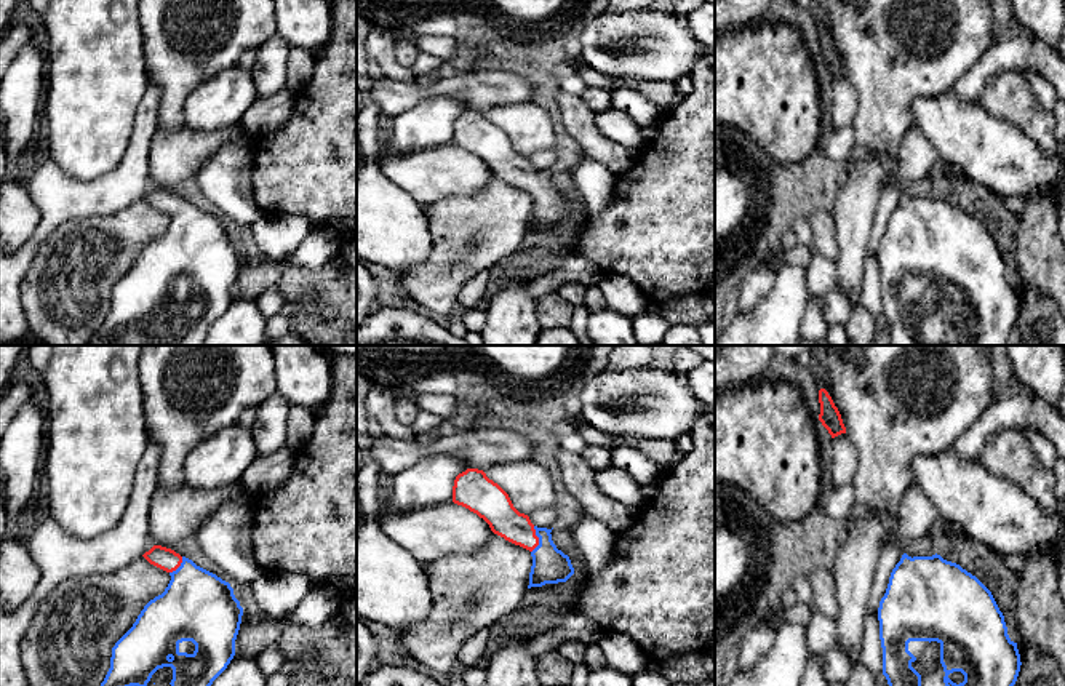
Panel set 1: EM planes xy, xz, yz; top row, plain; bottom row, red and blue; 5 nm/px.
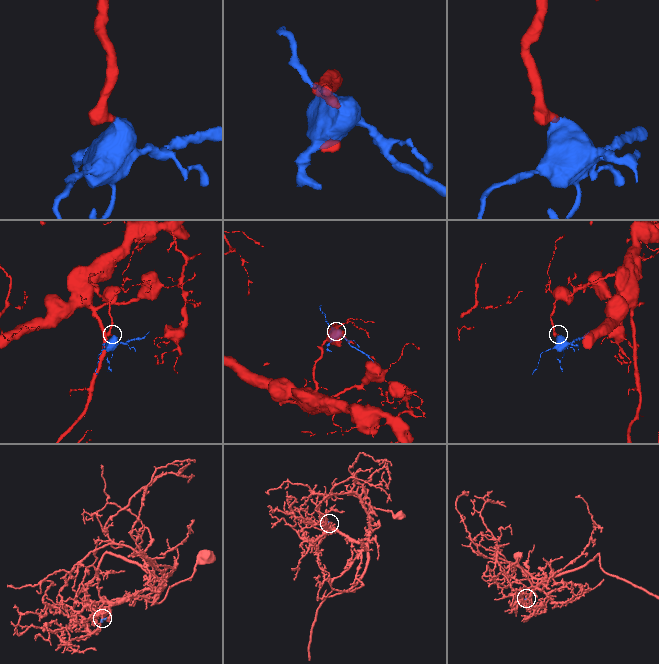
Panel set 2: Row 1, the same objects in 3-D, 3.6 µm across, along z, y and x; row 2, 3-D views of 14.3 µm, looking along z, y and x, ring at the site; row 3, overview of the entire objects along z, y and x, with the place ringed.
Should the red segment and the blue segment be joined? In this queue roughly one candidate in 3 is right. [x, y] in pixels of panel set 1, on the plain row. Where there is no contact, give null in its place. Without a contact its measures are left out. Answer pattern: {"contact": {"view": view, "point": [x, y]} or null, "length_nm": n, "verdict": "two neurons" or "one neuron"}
{"contact": {"view": "xz", "point": [538, 181]}, "length_nm": 140, "verdict": "one neuron"}

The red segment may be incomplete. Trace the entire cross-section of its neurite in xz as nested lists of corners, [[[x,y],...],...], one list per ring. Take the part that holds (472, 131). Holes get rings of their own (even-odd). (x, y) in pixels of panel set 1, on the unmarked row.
[[[467,110],[456,118],[453,144],[483,160],[494,176],[531,193],[528,230],[566,224],[574,216],[569,198],[552,182],[552,171],[534,168],[483,112]]]

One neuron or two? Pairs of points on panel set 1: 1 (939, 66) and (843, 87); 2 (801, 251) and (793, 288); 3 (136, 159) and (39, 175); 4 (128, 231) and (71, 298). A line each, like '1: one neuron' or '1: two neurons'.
1: two neurons
2: two neurons
3: one neuron
4: one neuron

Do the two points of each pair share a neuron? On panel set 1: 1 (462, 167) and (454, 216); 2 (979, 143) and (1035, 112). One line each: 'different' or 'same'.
1: different
2: different

